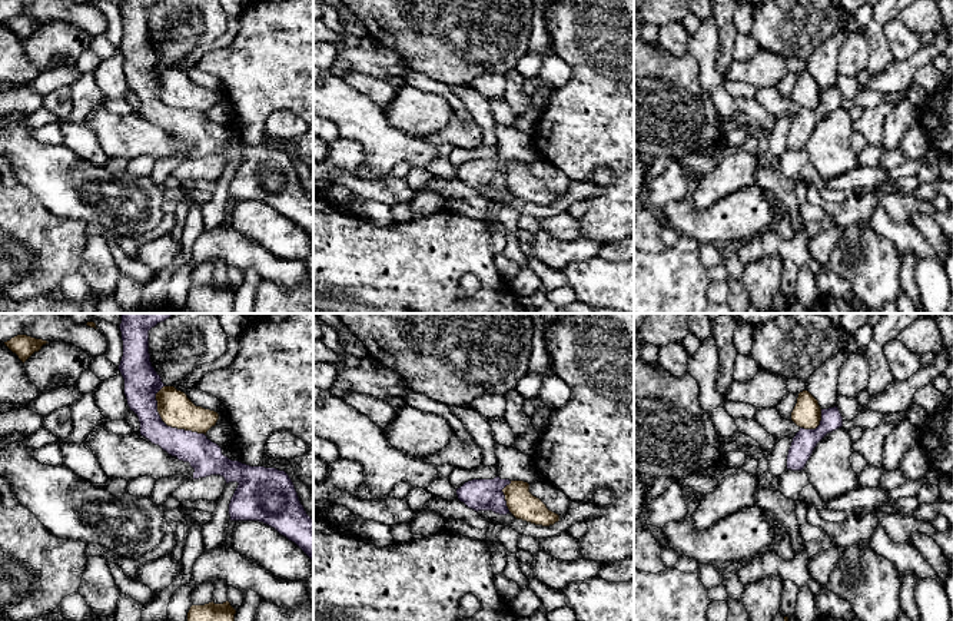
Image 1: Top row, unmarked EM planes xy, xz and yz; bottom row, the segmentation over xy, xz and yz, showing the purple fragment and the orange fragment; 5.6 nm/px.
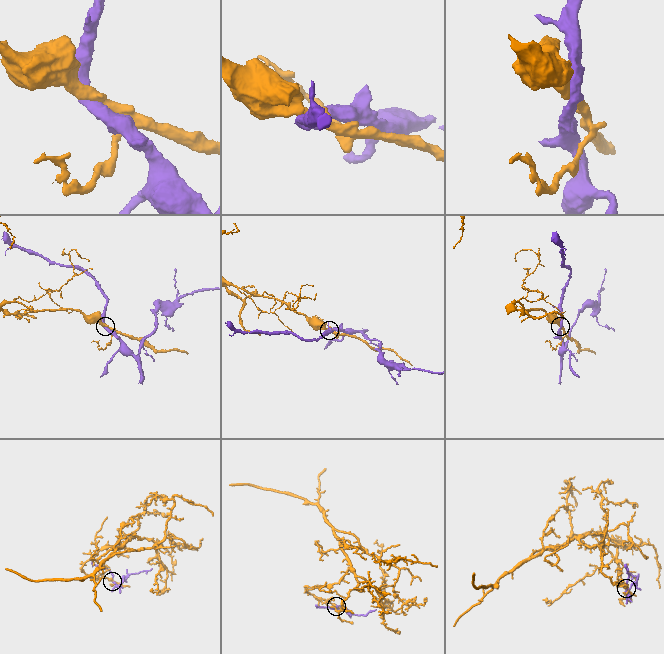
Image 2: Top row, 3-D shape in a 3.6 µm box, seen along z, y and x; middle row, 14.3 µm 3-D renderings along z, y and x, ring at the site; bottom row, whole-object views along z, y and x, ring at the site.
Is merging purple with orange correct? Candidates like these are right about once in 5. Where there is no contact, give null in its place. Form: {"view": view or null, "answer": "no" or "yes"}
{"view": "xy", "answer": "no"}

